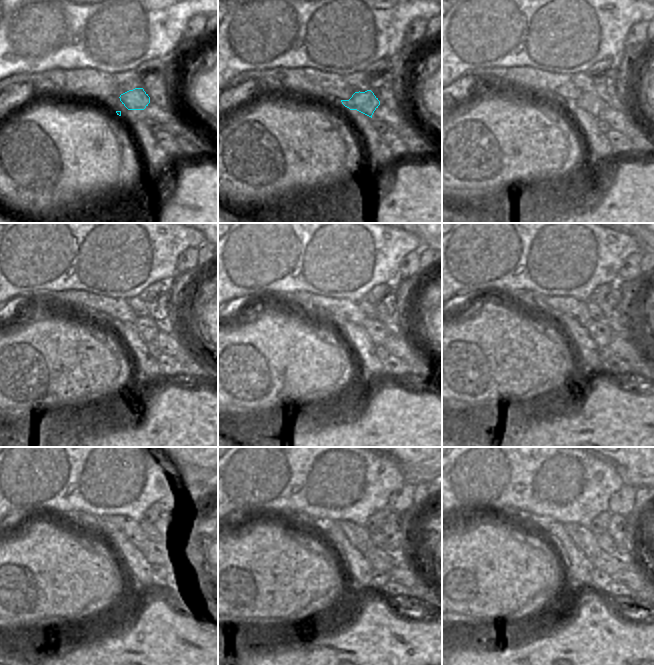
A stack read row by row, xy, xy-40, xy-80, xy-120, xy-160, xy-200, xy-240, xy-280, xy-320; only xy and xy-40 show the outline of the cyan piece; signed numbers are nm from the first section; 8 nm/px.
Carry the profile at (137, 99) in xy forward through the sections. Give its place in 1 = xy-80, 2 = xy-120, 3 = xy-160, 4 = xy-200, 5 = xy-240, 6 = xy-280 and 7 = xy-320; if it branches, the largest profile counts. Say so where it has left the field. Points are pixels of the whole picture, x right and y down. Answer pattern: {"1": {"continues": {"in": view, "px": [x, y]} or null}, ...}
{"1": {"continues": {"in": "xy-80", "px": [589, 101]}}, "2": {"continues": {"in": "xy-120", "px": [146, 327]}}, "3": {"continues": {"in": "xy-160", "px": [377, 332]}}, "4": {"continues": {"in": "xy-200", "px": [601, 333]}}, "5": {"continues": {"in": "xy-240", "px": [160, 556]}}, "6": {"continues": {"in": "xy-280", "px": [380, 560]}}, "7": {"continues": {"in": "xy-320", "px": [602, 561]}}}

